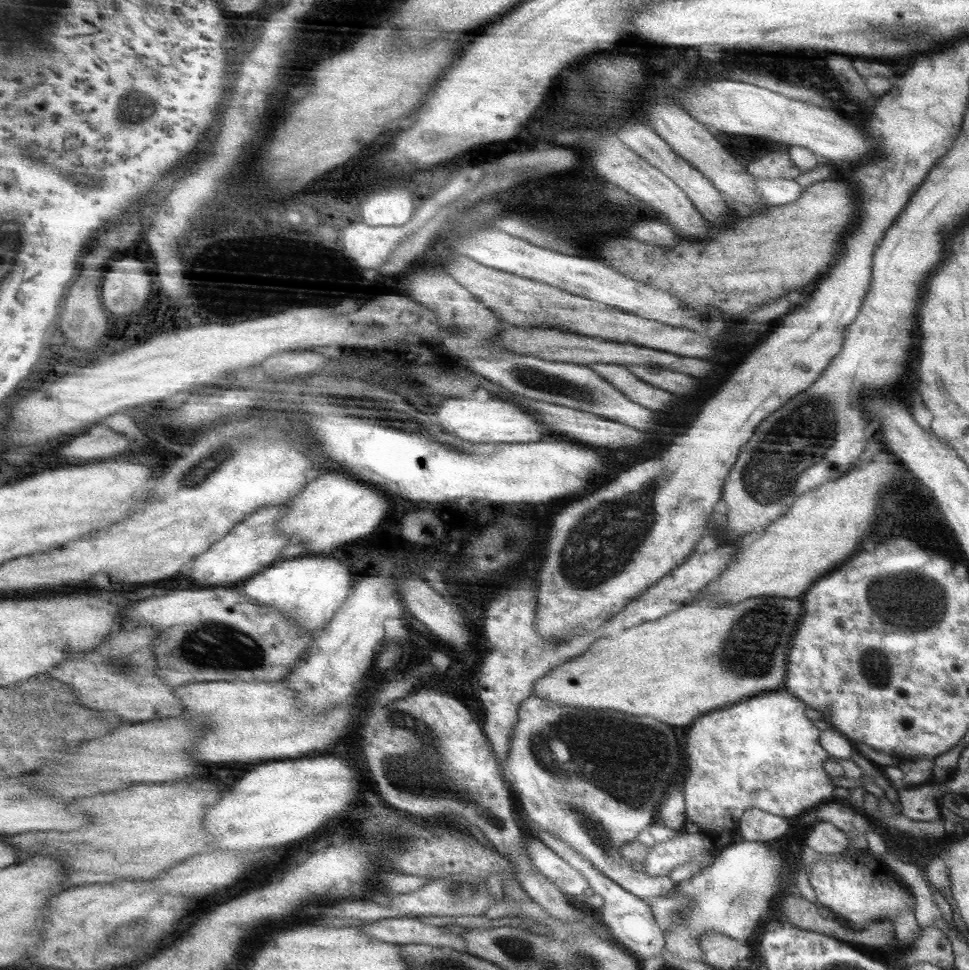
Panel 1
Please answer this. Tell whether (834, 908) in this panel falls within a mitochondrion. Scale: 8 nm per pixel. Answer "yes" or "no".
no

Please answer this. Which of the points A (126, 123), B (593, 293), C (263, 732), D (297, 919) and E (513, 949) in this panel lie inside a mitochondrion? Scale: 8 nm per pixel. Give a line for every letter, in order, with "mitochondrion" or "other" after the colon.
A: mitochondrion
B: other
C: other
D: other
E: mitochondrion

